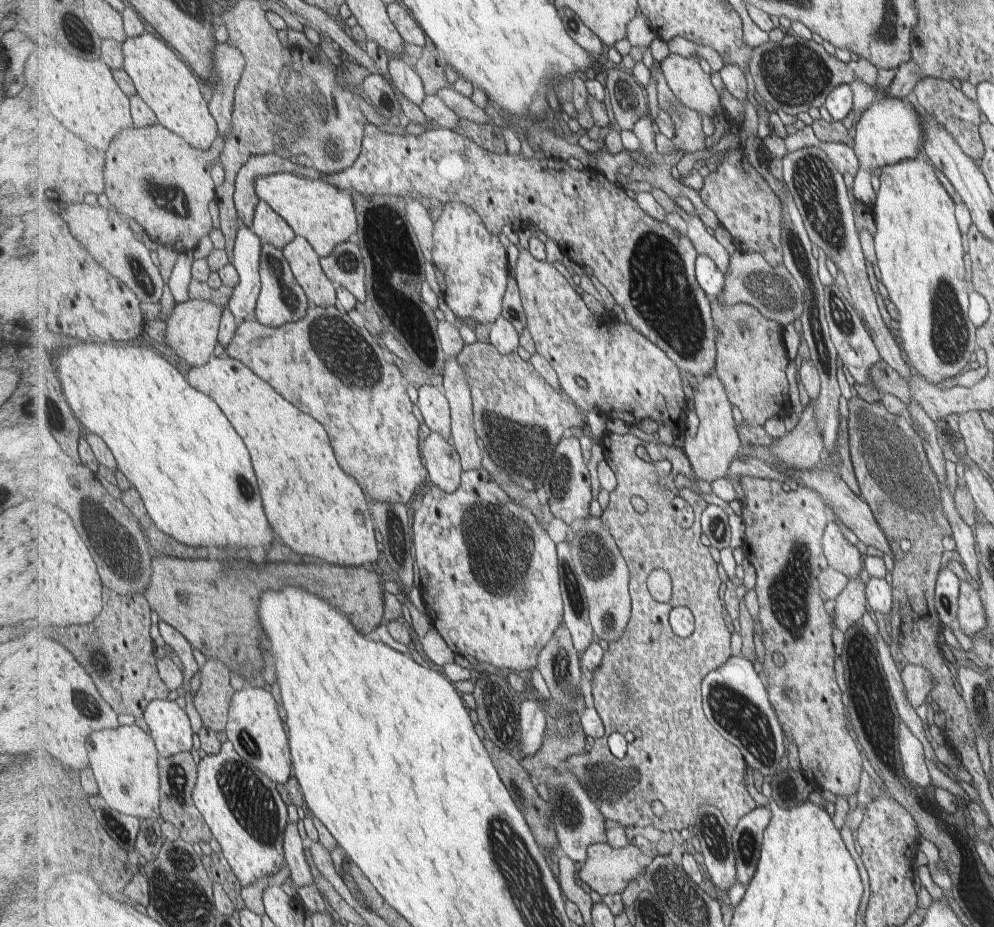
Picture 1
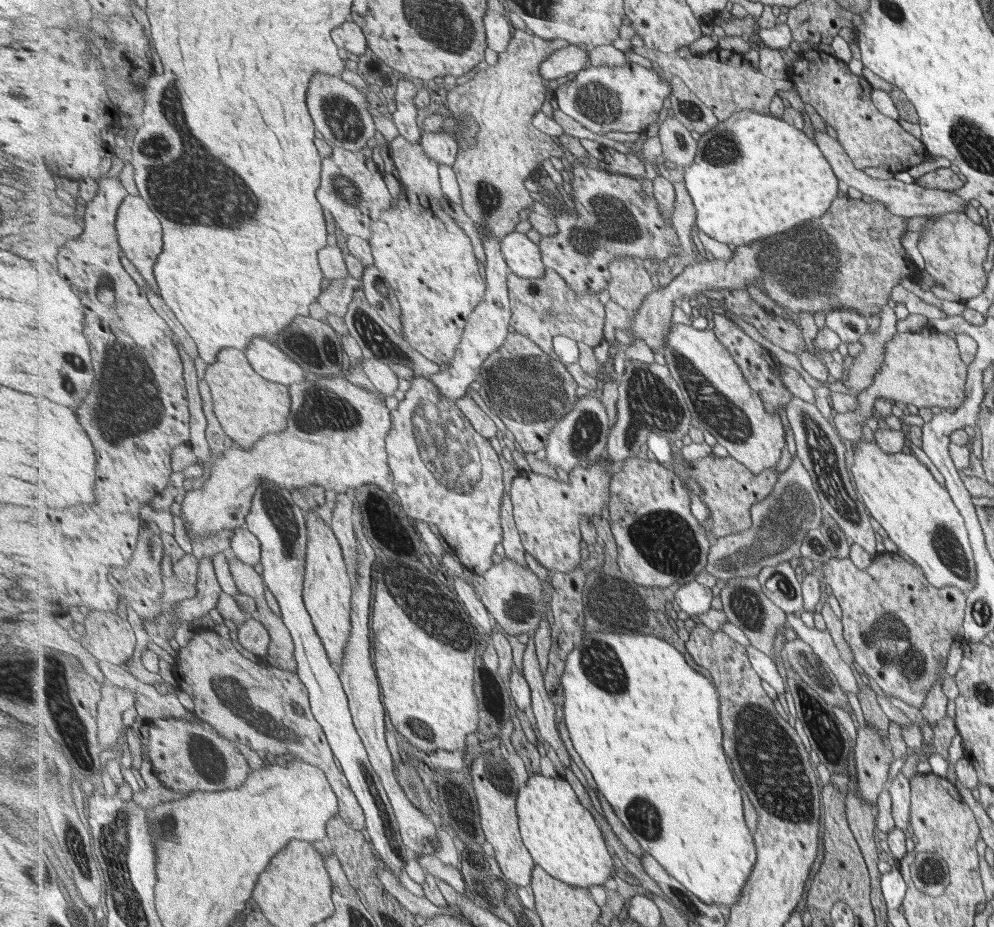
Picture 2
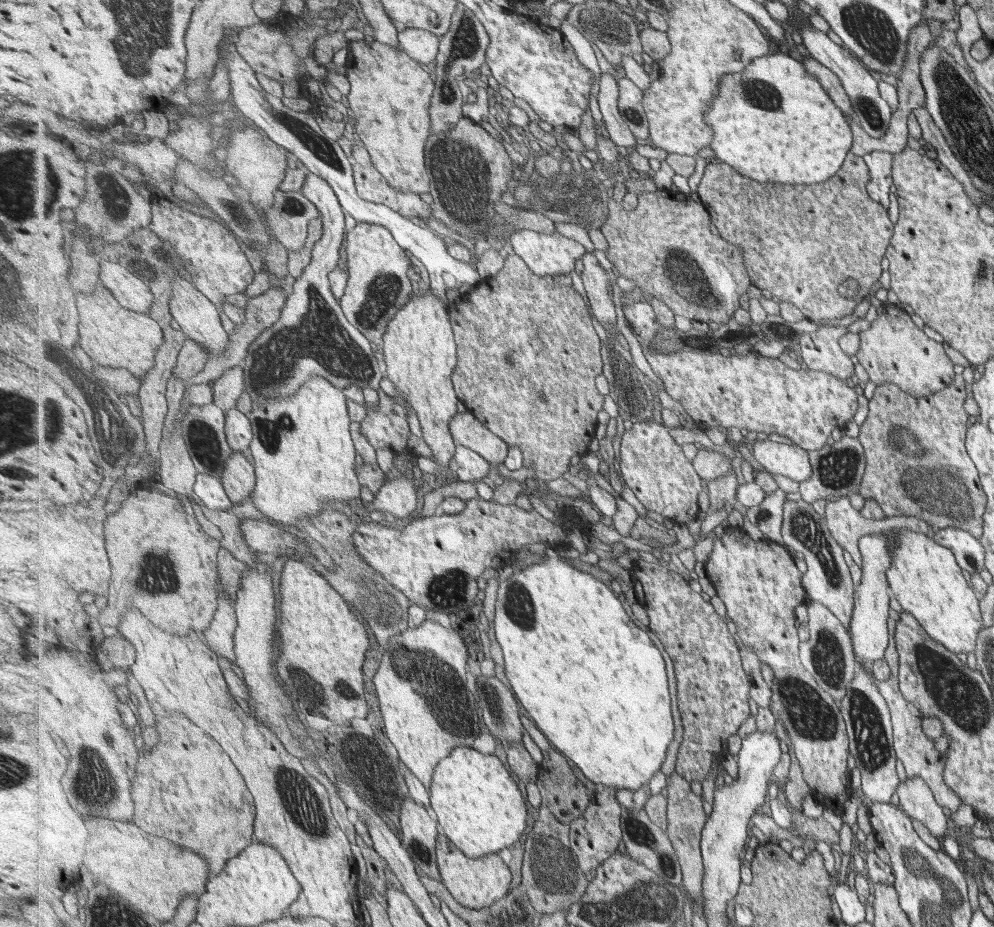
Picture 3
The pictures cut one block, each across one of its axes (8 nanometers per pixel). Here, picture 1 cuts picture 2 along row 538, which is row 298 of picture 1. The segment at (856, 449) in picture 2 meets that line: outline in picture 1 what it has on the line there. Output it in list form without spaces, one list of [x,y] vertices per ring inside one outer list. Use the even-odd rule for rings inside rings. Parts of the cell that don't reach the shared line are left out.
[[[923,151],[913,158],[882,166],[878,177],[879,188],[873,206],[878,231],[873,240],[881,274],[880,282],[885,286],[887,296],[898,312],[898,320],[893,322],[893,329],[897,331],[897,342],[900,341],[897,346],[909,366],[925,381],[931,384],[951,384],[951,378],[967,368],[969,356],[975,352],[973,334],[969,332],[971,324],[967,322],[969,290],[963,270],[961,234],[953,216],[953,202],[937,180],[933,164]]]

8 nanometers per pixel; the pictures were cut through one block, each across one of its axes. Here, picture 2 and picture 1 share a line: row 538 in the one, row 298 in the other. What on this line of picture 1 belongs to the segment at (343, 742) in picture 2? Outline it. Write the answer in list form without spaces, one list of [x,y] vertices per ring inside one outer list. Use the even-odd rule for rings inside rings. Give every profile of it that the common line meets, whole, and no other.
[[[269,243],[263,244],[260,258],[260,275],[262,291],[256,308],[256,318],[265,326],[279,328],[293,320],[293,310],[283,300],[283,290],[275,270],[271,266],[271,252],[284,252]]]

